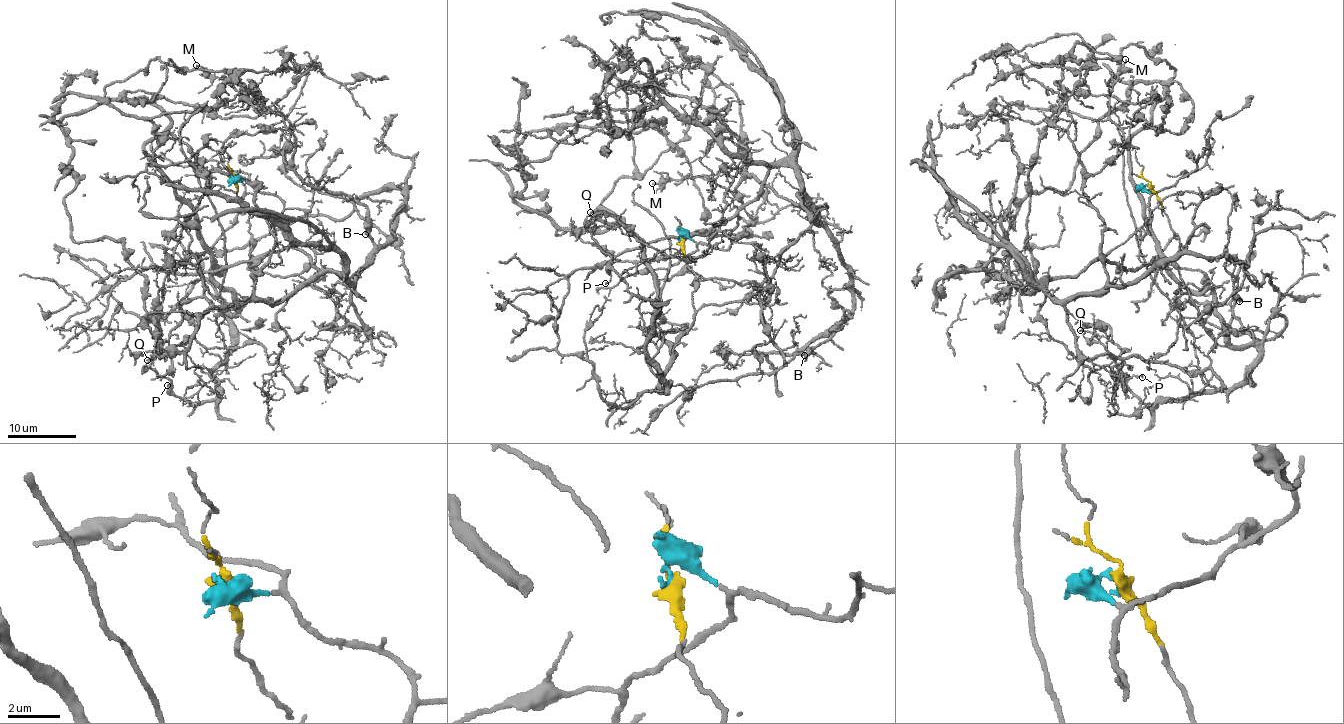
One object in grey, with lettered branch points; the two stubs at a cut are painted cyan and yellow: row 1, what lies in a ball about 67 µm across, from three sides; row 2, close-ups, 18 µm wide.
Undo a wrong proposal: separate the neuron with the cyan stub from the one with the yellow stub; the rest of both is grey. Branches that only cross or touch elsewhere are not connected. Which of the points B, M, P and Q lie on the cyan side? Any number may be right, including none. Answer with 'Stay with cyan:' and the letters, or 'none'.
Stay with cyan: B, M

